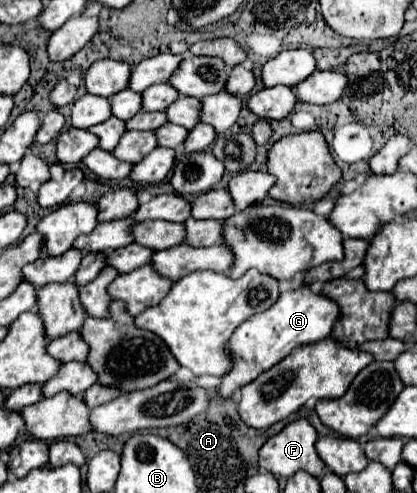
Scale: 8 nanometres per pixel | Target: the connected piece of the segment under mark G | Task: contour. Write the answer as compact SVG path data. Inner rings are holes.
M300 287L296 291L282 293L278 301L268 309L262 311L248 321L244 321L234 335L228 339L228 355L232 359L232 369L220 377L218 397L228 399L238 387L254 381L262 371L268 371L276 363L280 363L294 347L318 343L330 337L332 327L338 319L338 305L324 297L322 293L312 293L308 287Z

